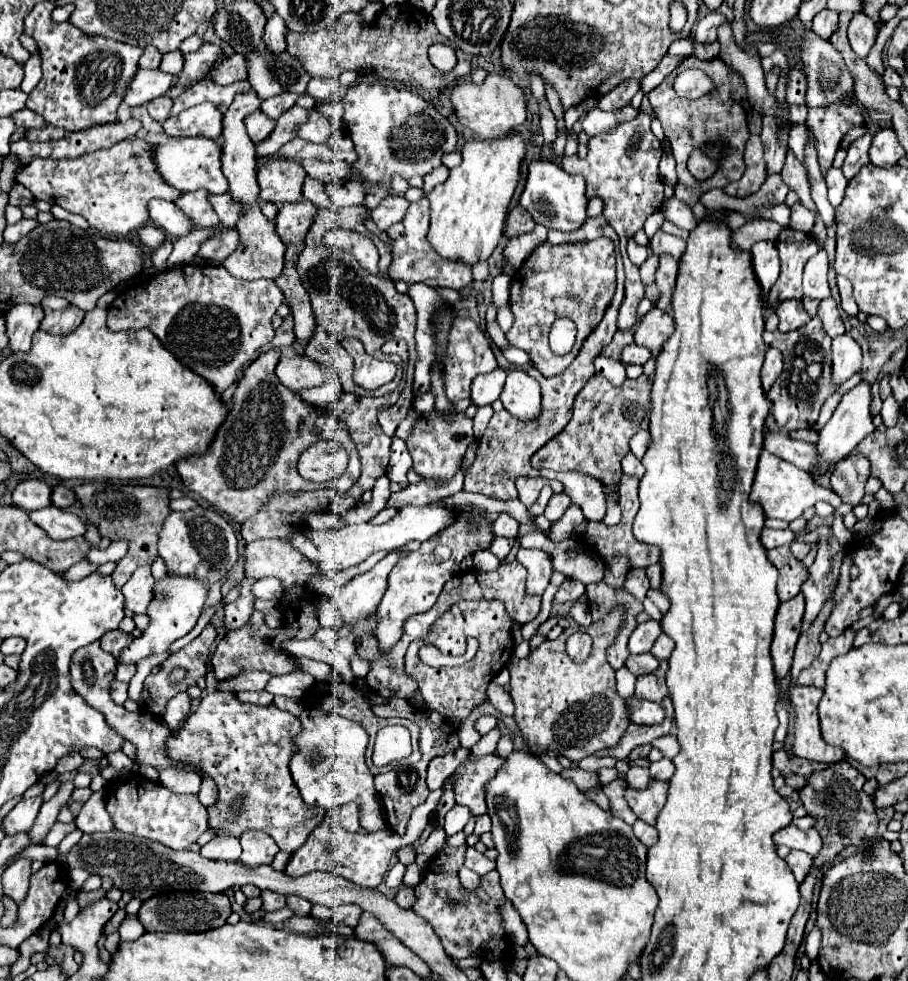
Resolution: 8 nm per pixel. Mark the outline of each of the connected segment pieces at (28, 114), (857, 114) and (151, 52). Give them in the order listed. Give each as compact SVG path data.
M20 109L20 111L16 111L16 113L12 115L12 119L14 119L16 127L24 127L24 129L28 129L28 127L44 127L44 125L46 125L46 121L44 121L40 115L32 113L30 109Z
M830 103L826 107L808 109L808 127L812 127L814 145L818 151L818 163L822 175L832 167L834 155L840 147L840 141L850 129L856 129L864 123L864 115L858 103Z
M146 45L144 53L140 57L140 67L142 69L158 69L160 61L162 61L160 51L156 51L156 47L152 47L152 45Z

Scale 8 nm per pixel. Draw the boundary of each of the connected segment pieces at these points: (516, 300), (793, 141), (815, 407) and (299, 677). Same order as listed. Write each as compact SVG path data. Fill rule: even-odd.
M598 237L586 243L562 243L552 245L542 241L532 255L526 259L522 269L512 277L510 285L510 309L514 313L514 325L506 335L512 347L524 349L532 365L546 377L560 375L580 351L584 339L602 321L608 303L612 301L616 289L616 259L612 239ZM558 317L568 317L576 323L578 335L572 351L564 357L554 355L548 349L550 325Z
M794 123L792 125L792 135L790 135L790 149L794 151L794 157L804 165L804 147L806 147L806 141L808 139L808 129L804 127L804 125L798 125L798 123Z
M816 315L800 329L788 333L764 331L764 341L768 347L780 349L784 355L784 371L766 393L774 403L772 415L786 431L810 429L816 423L826 399L838 391L838 385L832 383L832 339L824 333L820 317Z
M292 671L286 675L278 675L272 677L268 681L266 691L270 691L272 695L286 695L286 697L296 697L300 699L304 695L304 691L314 683L314 677L304 673L304 671Z

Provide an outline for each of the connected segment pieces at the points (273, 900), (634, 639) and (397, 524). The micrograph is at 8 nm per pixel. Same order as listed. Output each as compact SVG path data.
M270 890L261 892L263 905L260 910L252 914L255 922L261 921L265 912L273 912L286 906L286 897Z
M648 619L646 623L640 623L634 633L630 635L630 643L628 643L628 649L630 653L644 653L644 651L650 651L652 643L656 641L656 637L662 633L660 629L660 623L656 619Z
M402 507L396 517L382 525L372 525L369 522L358 523L358 525L348 525L340 531L300 531L296 533L290 543L306 557L312 561L320 563L320 571L324 573L336 573L340 569L352 567L362 563L366 557L370 557L376 551L392 551L400 549L410 541L426 541L432 535L440 533L442 529L454 525L458 521L458 511L452 507Z

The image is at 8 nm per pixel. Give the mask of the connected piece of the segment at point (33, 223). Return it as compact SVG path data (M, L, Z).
M20 219L18 223L14 223L14 225L8 225L6 229L4 229L4 241L8 241L8 243L16 243L16 241L20 241L22 237L26 237L32 229L36 229L38 227L38 221L36 219Z

